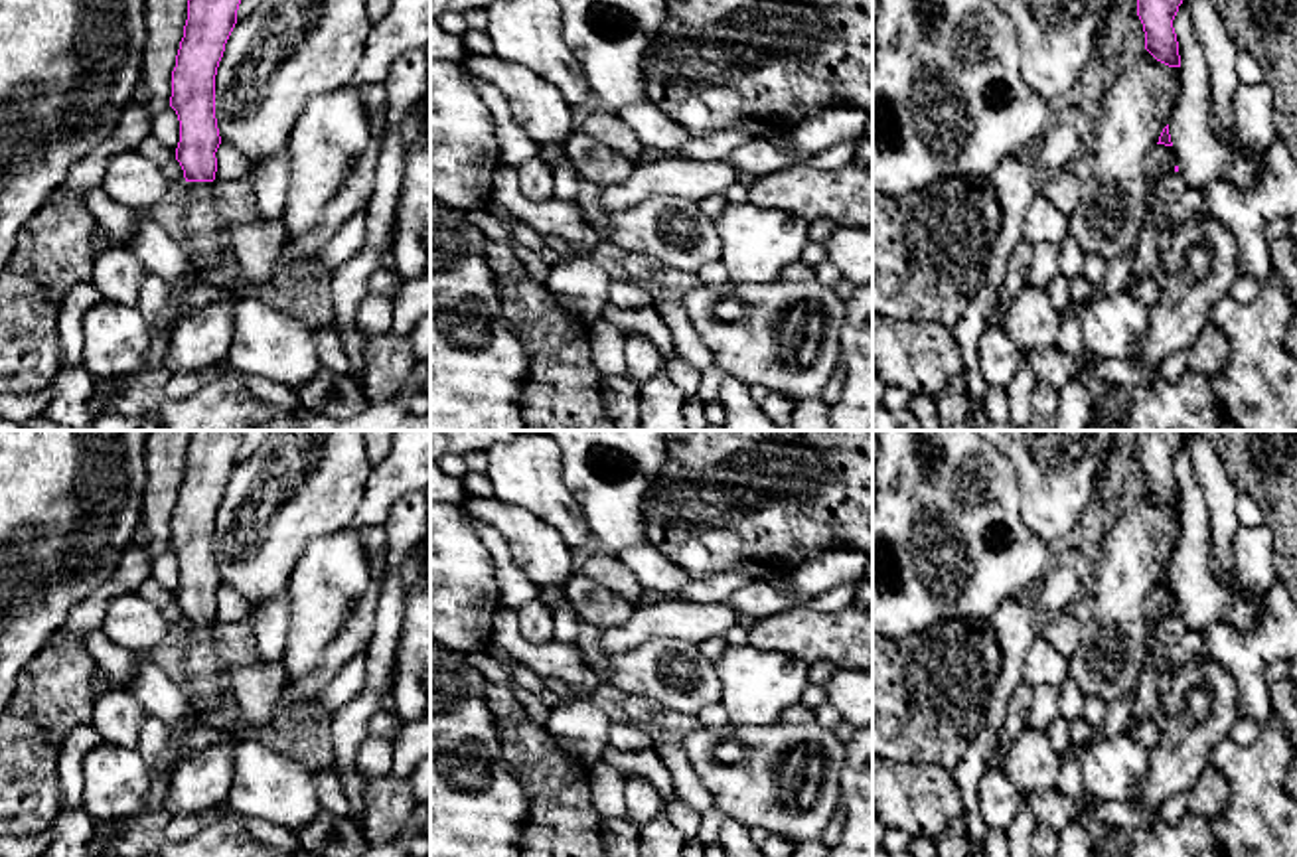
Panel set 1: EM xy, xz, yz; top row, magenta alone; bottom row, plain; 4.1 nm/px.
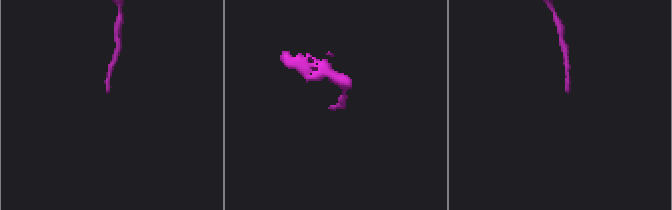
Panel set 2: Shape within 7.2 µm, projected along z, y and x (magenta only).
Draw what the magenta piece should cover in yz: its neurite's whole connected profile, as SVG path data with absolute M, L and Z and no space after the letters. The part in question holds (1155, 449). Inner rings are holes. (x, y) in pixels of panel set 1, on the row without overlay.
M1137 430L1137 458L1145 474L1145 492L1169 509L1181 509L1173 462L1186 430Z

